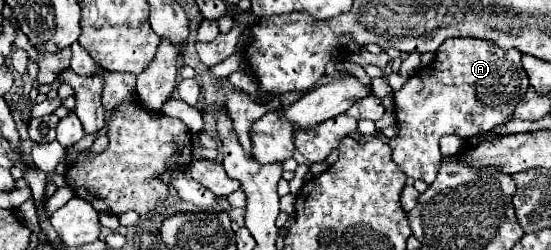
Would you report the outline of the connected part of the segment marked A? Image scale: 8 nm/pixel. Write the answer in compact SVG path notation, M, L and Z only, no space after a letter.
M447 39L433 65L421 67L395 93L395 117L399 133L389 139L393 161L413 179L431 185L437 177L441 151L439 139L447 133L469 139L479 131L491 131L505 123L507 115L527 91L529 77L521 65L519 49L499 49L493 41Z

